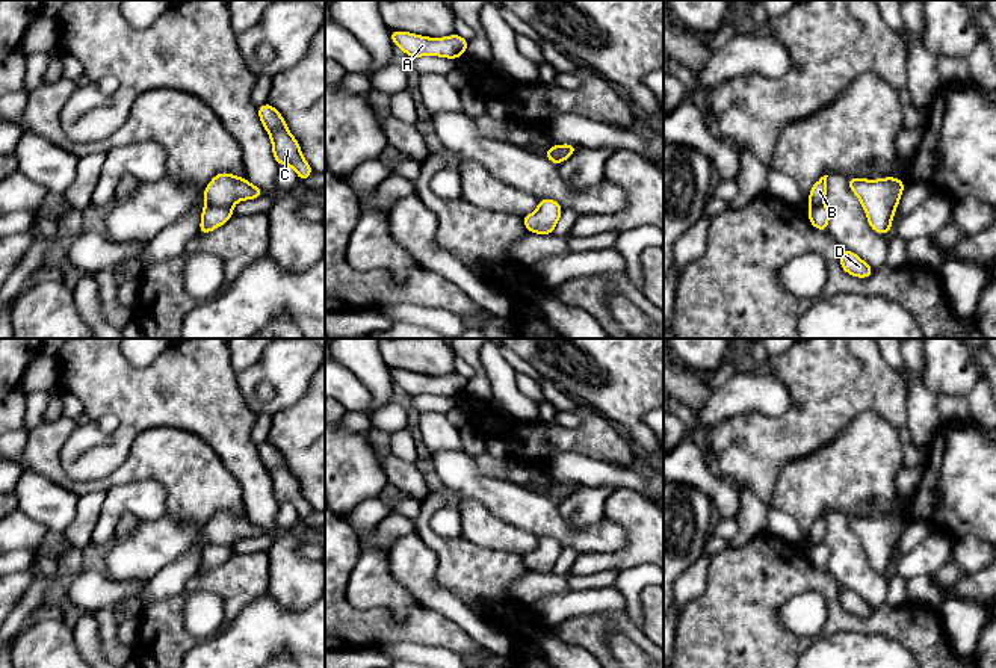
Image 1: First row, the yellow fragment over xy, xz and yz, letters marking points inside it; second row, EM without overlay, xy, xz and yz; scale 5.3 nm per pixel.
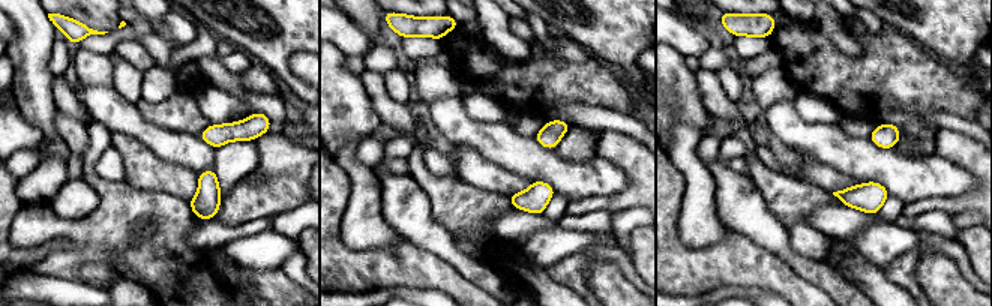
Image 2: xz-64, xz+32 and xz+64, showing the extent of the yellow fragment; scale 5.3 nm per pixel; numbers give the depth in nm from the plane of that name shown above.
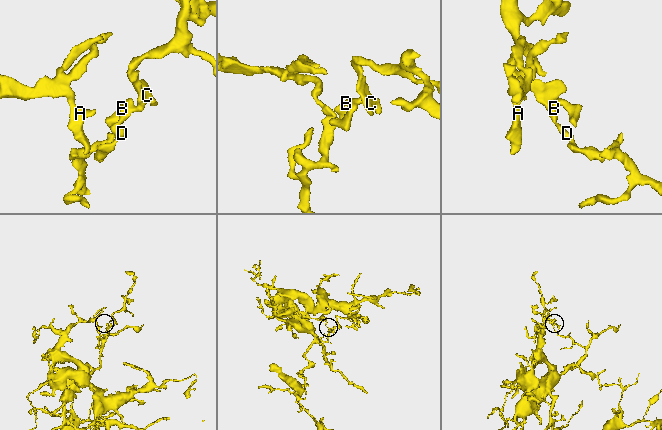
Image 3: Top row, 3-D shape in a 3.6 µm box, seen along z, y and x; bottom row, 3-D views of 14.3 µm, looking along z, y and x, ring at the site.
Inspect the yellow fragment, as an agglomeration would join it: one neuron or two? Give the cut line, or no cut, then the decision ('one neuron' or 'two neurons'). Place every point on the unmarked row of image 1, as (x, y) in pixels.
cut in xy along (206, 541), (230, 547); two neurons

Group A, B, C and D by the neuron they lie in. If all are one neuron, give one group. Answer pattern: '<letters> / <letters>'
A D / B C

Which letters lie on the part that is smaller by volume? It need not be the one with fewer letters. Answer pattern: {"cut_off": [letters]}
{"cut_off": ["B", "C"]}

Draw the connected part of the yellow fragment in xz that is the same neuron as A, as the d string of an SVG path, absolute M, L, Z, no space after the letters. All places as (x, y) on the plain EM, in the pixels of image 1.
M390 369L390 376L391 381L411 397L419 394L443 394L446 397L456 397L466 393L470 381L456 372L446 376L426 376L410 370Z

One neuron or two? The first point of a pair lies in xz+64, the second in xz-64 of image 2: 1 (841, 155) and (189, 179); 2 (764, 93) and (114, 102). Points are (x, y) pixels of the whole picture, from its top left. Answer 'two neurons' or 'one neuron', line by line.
1: two neurons
2: two neurons

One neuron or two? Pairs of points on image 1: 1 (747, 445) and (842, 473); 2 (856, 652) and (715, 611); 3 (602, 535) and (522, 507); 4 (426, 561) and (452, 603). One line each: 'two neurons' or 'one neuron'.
1: two neurons
2: two neurons
3: one neuron
4: one neuron

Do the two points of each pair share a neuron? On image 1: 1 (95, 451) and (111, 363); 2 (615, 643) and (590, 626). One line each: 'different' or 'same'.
1: same
2: different

